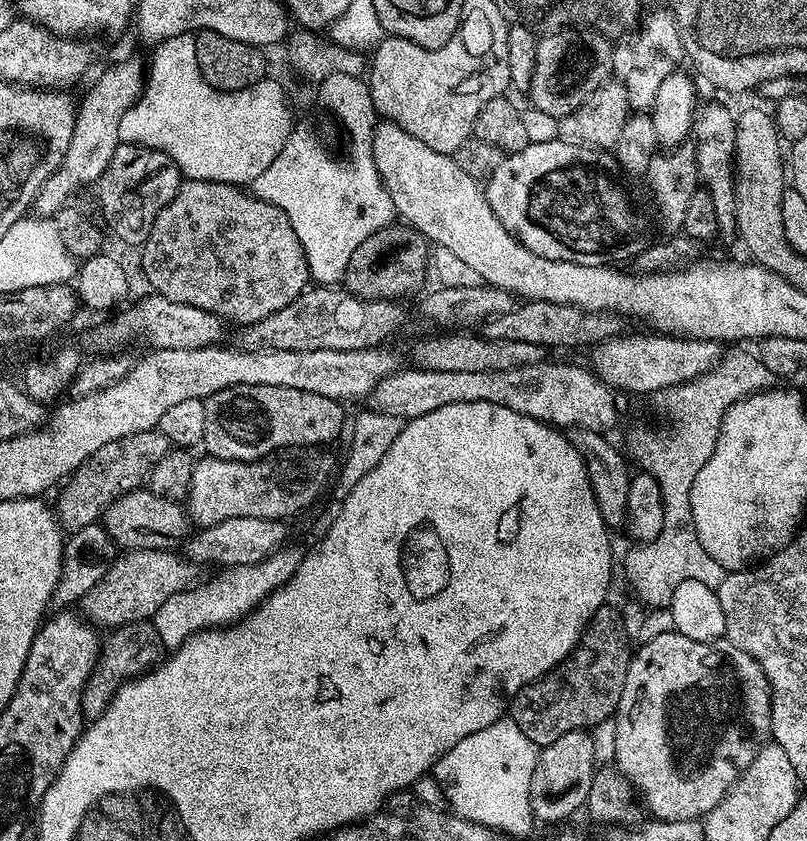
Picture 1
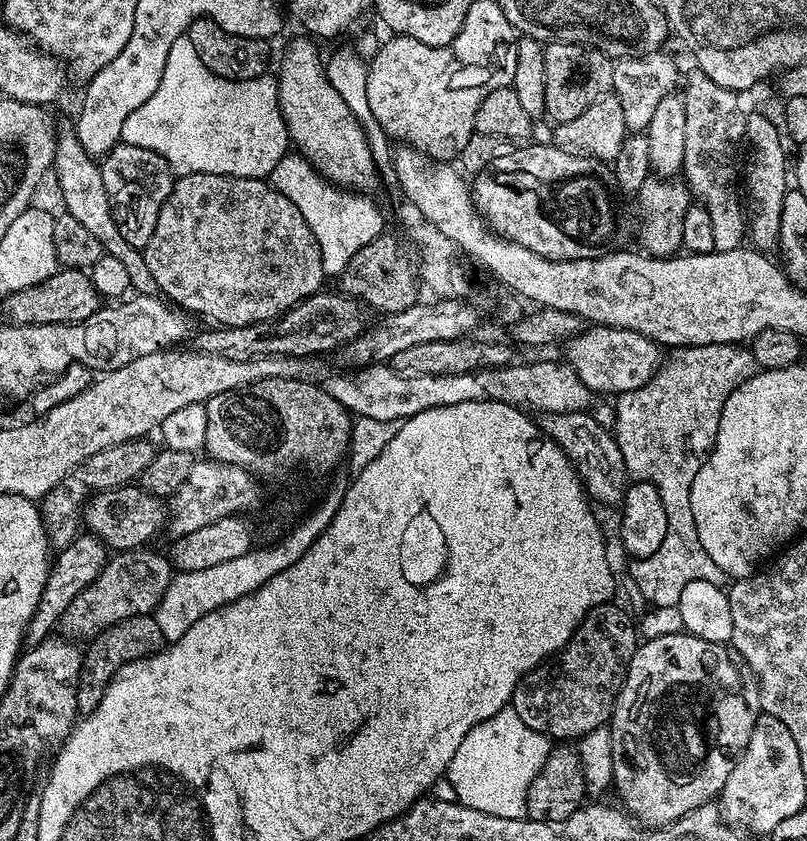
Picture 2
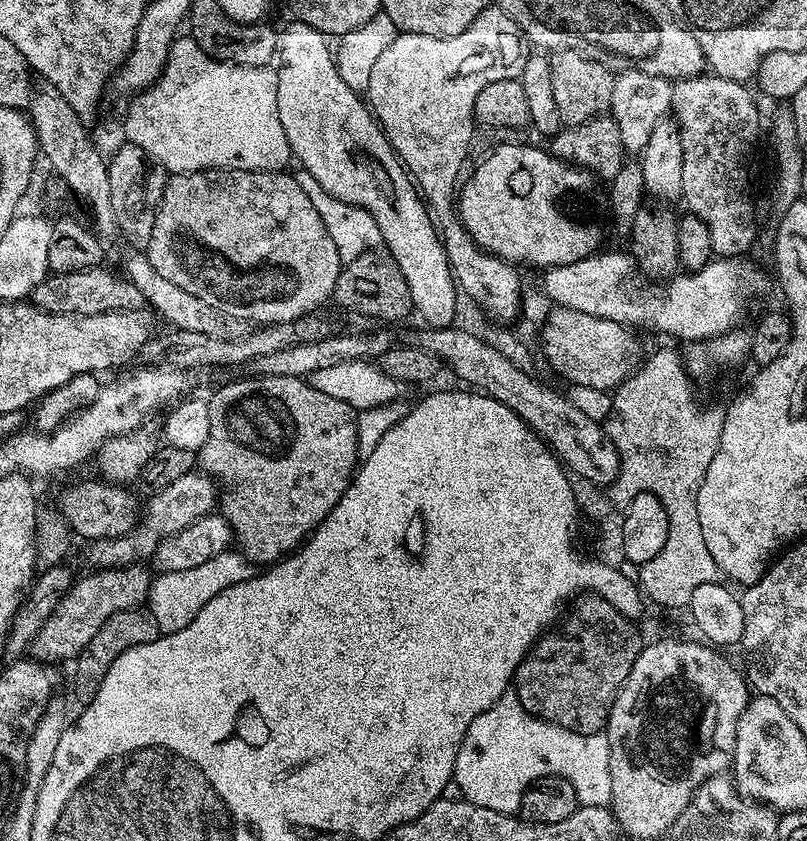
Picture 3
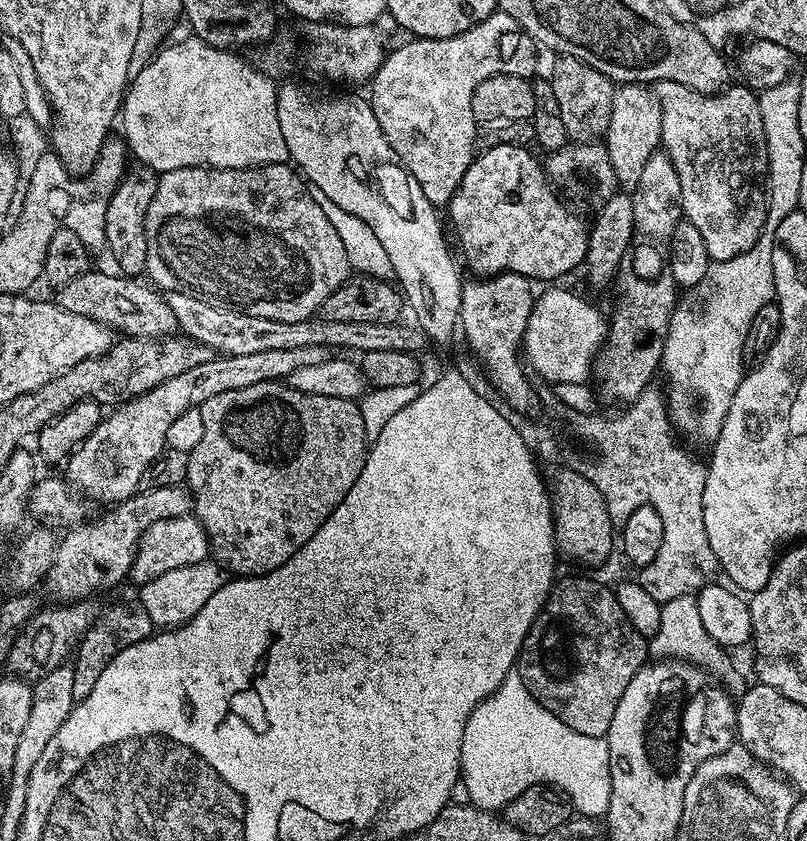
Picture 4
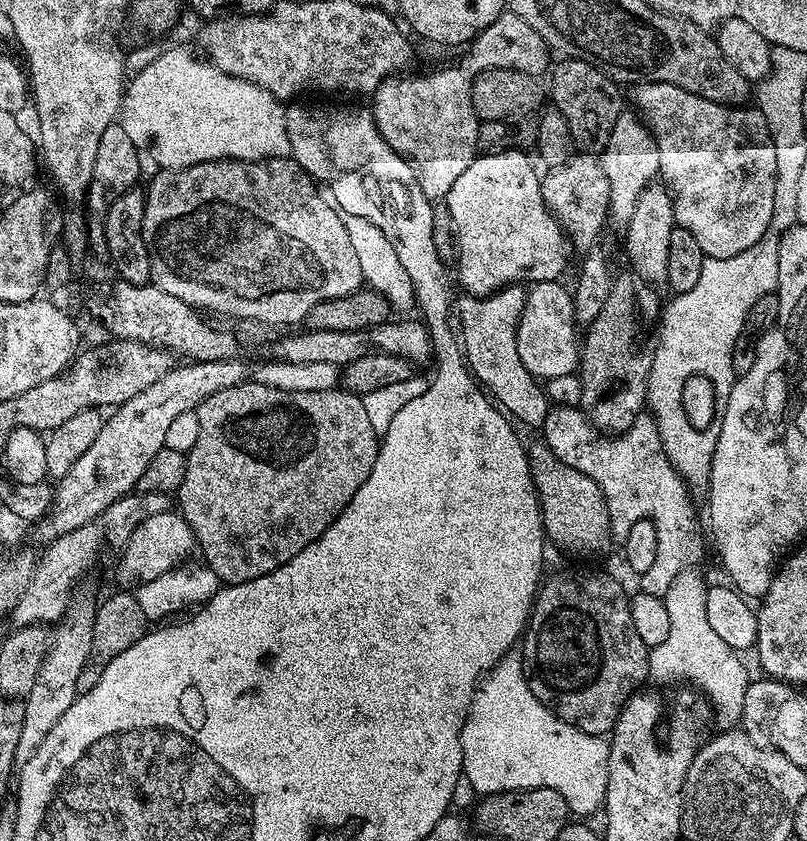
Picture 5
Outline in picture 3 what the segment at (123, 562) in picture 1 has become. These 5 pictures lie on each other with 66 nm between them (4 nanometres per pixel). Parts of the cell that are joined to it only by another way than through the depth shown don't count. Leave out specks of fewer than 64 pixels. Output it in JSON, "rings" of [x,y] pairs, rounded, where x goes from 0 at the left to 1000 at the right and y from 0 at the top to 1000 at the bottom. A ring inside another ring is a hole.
{"rings":[[[177,669],[159,671],[154,675],[126,675],[115,679],[115,685],[104,685],[93,691],[89,702],[72,716],[69,728],[47,749],[37,772],[38,784],[51,790],[73,791],[73,785],[93,786],[99,774],[126,749],[131,735],[151,725],[172,723],[182,715],[183,703],[191,688],[190,681],[178,677]]]}

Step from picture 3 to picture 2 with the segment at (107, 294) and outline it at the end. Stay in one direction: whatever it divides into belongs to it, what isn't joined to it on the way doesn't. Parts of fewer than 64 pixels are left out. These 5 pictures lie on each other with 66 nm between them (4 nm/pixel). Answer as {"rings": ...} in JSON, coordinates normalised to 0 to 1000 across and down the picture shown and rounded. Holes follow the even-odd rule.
{"rings":[[[76,317],[62,326],[62,331],[4,353],[2,361],[10,375],[6,377],[17,385],[94,385],[121,370],[126,364],[126,353],[114,338],[113,327],[98,319]]]}

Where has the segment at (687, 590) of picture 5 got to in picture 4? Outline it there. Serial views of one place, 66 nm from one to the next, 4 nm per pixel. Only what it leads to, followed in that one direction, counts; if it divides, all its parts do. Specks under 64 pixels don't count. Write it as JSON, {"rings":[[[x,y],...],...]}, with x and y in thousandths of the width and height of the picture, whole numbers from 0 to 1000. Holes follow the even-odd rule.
{"rings":[[[854,706],[818,719],[818,743],[812,756],[803,761],[803,774],[813,782],[851,785],[854,790],[865,790],[884,805],[896,810],[903,819],[911,820],[912,817],[916,819],[917,804],[907,795],[907,790],[902,786],[903,776],[870,744],[862,712],[861,707]]]}

